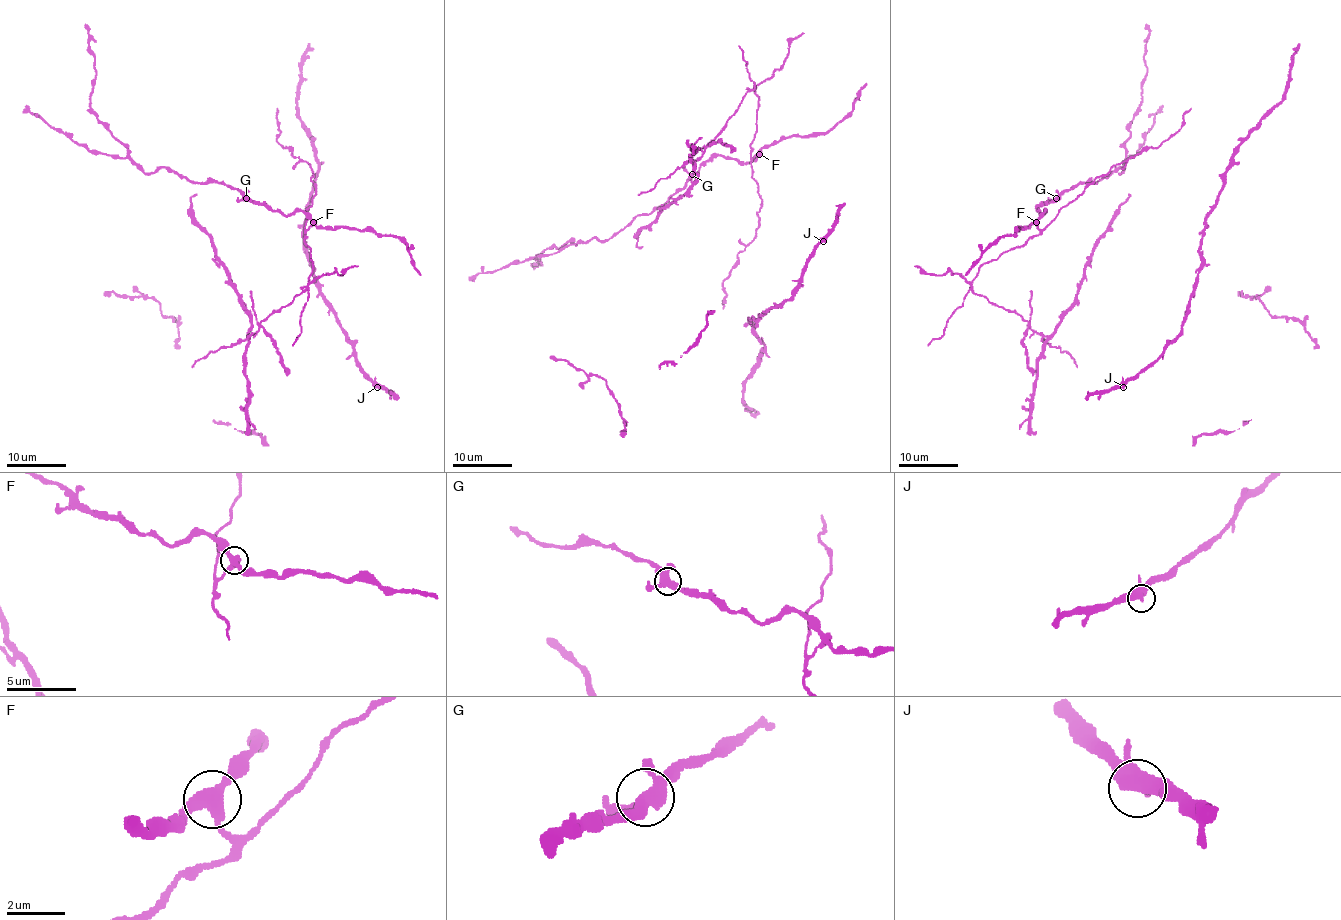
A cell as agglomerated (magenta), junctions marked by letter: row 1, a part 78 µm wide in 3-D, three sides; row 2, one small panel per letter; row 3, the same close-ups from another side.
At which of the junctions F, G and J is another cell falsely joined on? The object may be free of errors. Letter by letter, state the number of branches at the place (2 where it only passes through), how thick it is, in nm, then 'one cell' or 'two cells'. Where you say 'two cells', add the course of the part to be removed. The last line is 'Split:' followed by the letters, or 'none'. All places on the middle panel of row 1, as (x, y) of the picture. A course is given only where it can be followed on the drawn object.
F: 3 branches meet; 400 nm thick; two cells; foreign part runs (759, 153), (751, 158), (750, 143), (756, 132), (759, 100), (750, 89), (701, 156), (687, 161), (638, 195)
G: 4 branches meet; 400 nm thick; one cell
J: 3 branches meet; 440 nm thick; one cell
Split: F

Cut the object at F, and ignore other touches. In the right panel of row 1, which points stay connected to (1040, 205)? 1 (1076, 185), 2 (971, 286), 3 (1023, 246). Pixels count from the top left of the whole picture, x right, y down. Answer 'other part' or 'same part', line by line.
1: same part
2: other part
3: other part

